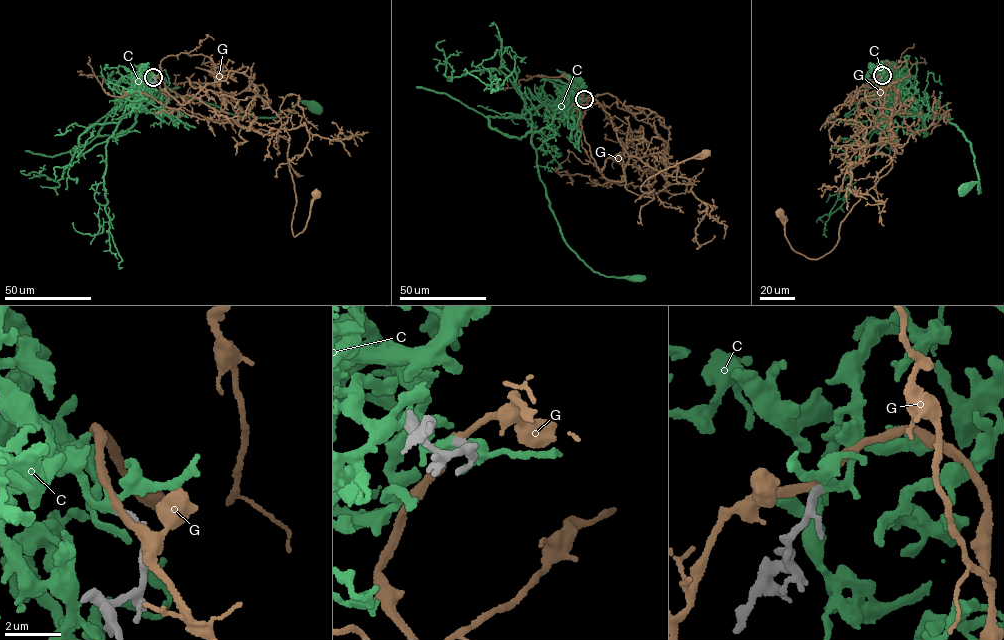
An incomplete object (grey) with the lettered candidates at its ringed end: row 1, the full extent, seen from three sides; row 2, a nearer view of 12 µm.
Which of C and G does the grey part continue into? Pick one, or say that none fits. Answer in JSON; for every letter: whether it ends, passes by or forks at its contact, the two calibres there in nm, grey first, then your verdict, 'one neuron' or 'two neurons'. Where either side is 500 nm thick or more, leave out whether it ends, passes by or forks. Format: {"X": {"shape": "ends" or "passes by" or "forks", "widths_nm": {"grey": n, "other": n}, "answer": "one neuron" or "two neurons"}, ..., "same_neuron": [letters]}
{"C": {"shape": "passes by", "widths_nm": {"grey": 260, "other": 300}, "answer": "one neuron"}, "G": {"shape": "passes by", "widths_nm": {"grey": 280, "other": 260}, "answer": "two neurons"}, "same_neuron": ["C"]}

